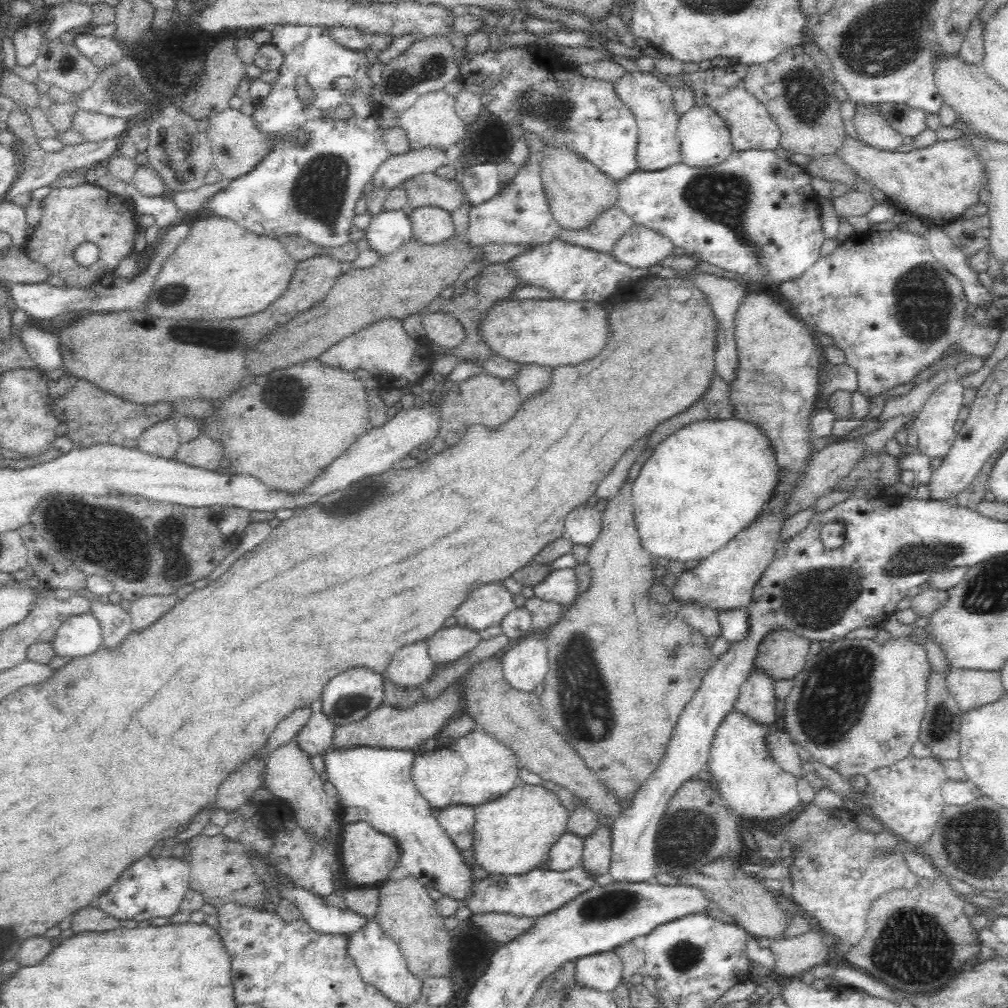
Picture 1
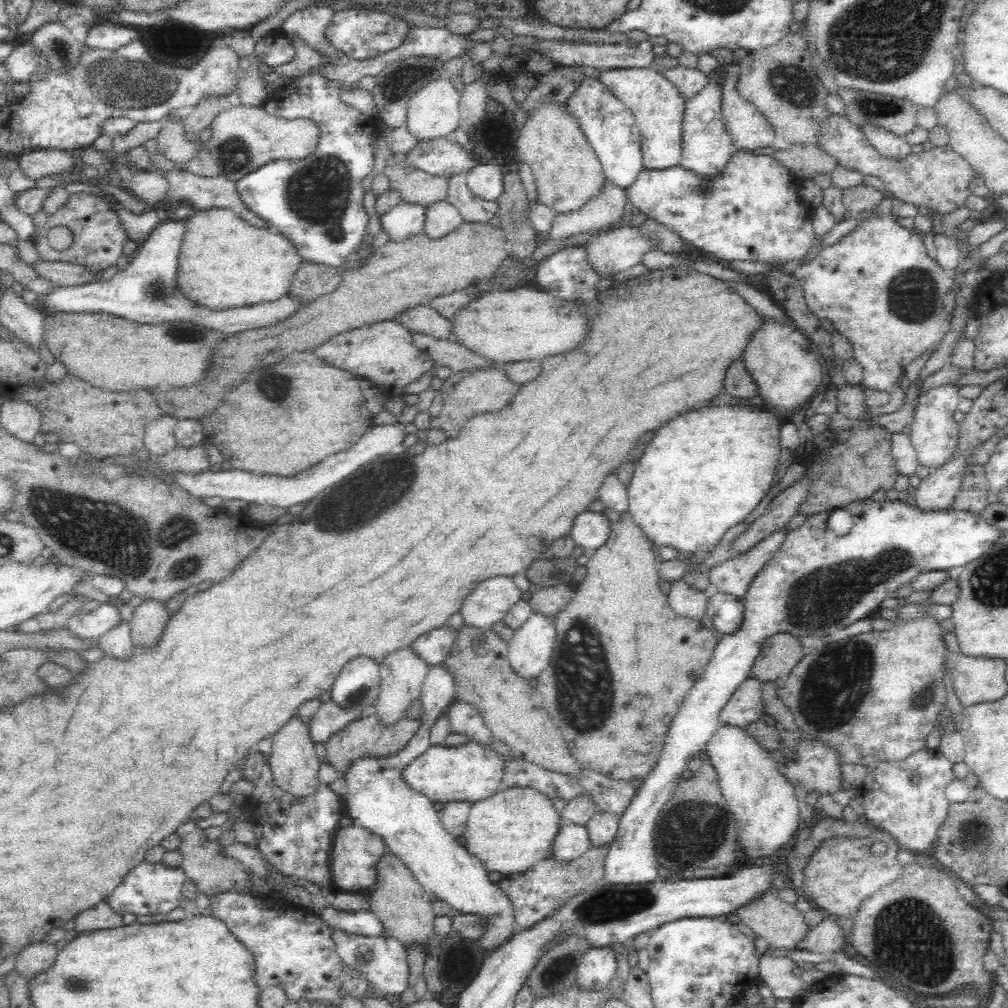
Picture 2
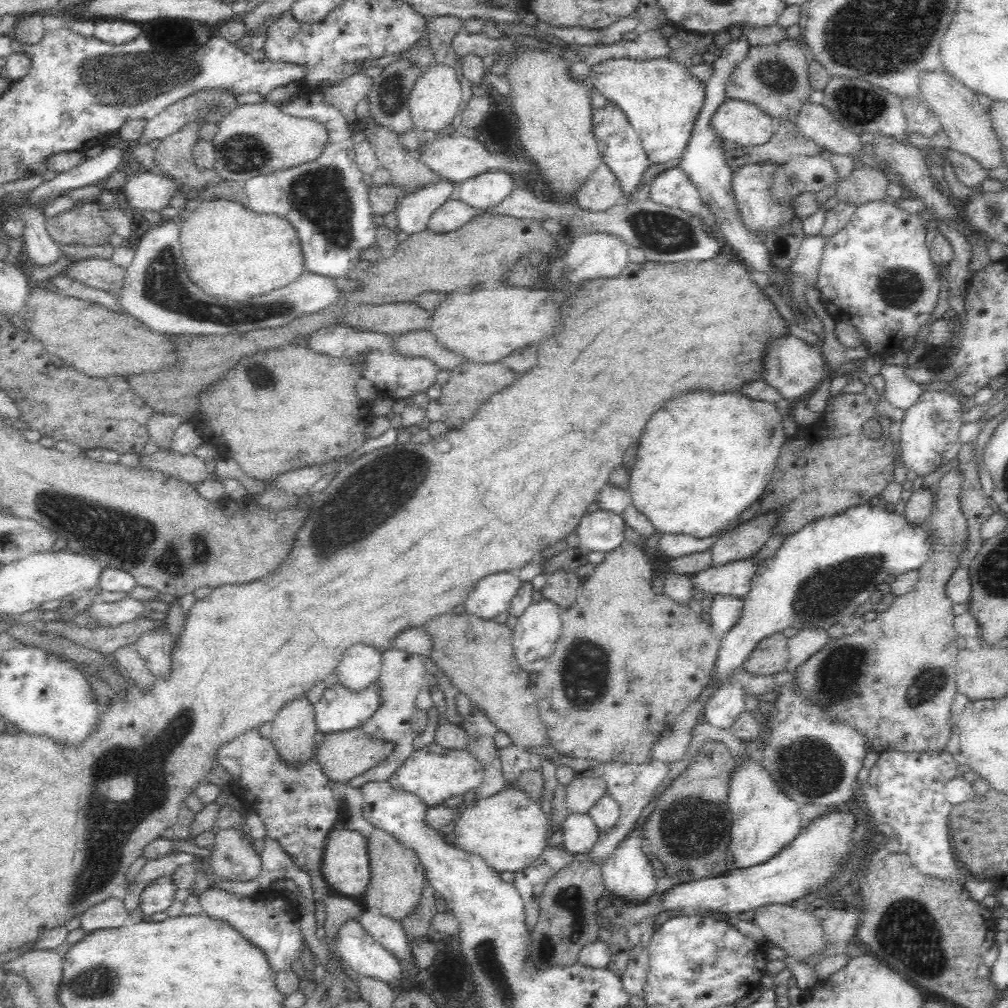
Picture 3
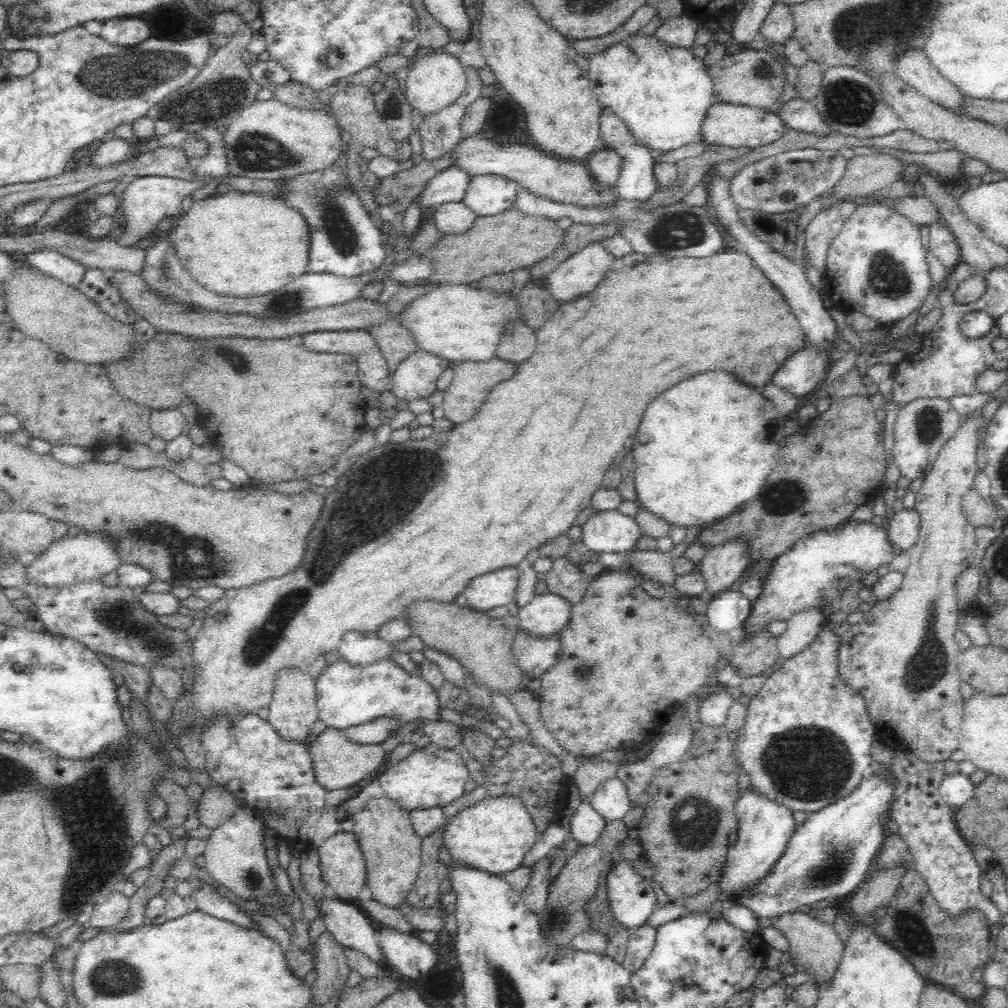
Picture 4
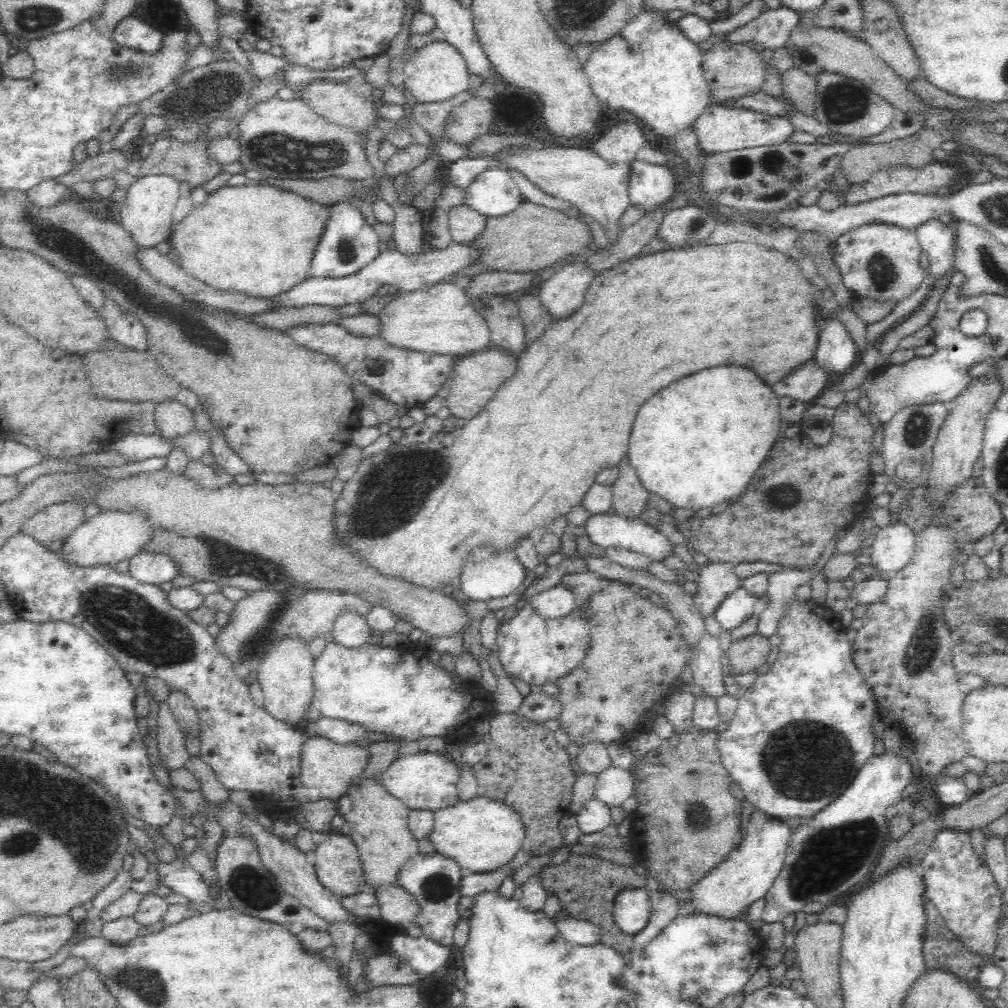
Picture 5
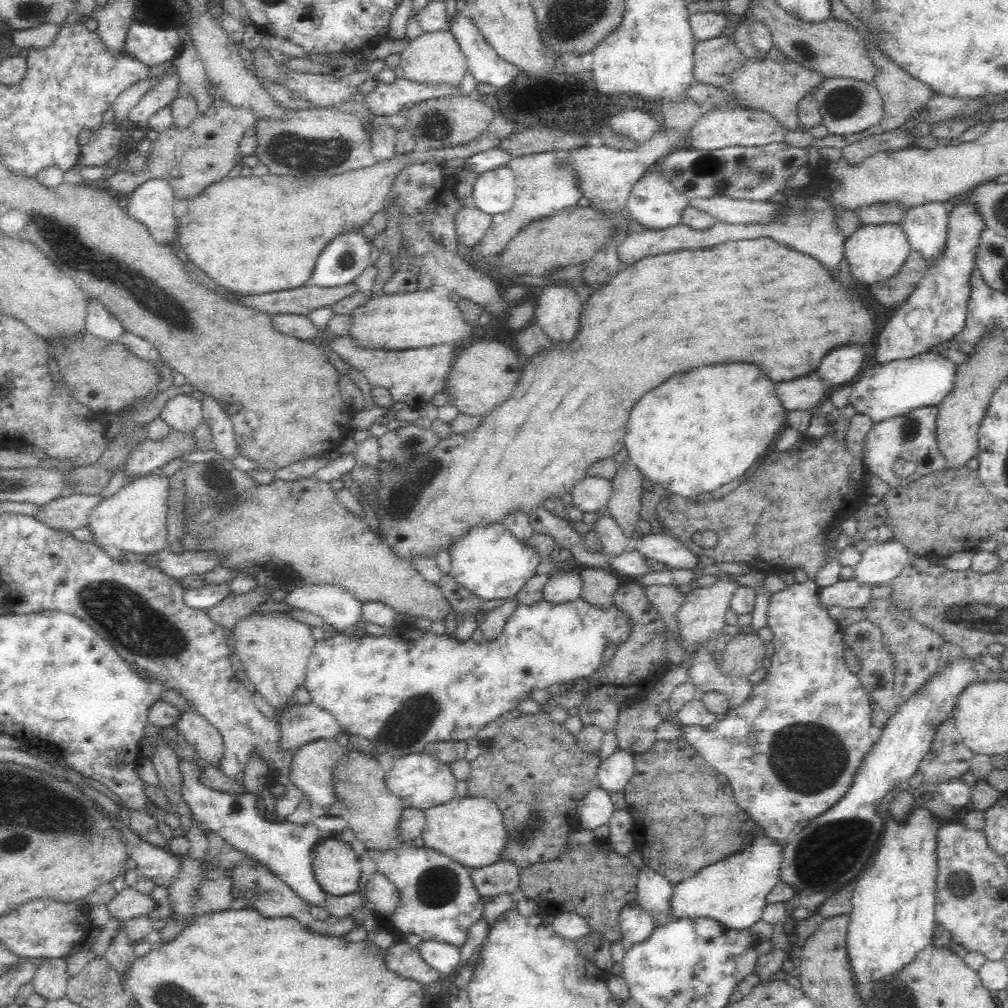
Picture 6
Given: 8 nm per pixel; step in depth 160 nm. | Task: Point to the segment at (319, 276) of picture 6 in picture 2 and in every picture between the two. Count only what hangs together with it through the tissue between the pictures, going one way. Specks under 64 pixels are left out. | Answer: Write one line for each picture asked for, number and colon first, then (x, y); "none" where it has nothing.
2: (318, 202)
3: (326, 200)
4: (344, 240)
5: (349, 244)

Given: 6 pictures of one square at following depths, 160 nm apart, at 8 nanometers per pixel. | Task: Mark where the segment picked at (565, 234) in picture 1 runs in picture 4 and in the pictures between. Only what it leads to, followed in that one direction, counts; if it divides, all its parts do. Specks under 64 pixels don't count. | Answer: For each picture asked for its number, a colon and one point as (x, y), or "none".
2: (606, 206)
3: (600, 190)
4: (605, 163)

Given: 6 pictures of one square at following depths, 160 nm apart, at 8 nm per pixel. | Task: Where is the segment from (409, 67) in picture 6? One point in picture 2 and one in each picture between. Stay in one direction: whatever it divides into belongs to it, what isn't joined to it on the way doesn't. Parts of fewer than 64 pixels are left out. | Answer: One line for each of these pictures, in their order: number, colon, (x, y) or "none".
2: (433, 112)
3: (434, 99)
4: (435, 80)
5: (437, 71)

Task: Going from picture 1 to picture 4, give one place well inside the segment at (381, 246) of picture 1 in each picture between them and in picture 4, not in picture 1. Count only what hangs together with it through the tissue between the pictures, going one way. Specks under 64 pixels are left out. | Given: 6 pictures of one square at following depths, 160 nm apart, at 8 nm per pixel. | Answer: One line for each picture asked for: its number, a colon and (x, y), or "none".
2: (406, 219)
3: (413, 213)
4: (449, 185)

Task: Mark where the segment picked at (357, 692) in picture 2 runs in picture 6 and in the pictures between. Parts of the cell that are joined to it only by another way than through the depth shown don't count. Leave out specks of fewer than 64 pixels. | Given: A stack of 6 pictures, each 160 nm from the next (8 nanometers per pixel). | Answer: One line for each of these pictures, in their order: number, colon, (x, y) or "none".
3: (360, 663)
4: (360, 647)
5: (350, 627)
6: (334, 604)

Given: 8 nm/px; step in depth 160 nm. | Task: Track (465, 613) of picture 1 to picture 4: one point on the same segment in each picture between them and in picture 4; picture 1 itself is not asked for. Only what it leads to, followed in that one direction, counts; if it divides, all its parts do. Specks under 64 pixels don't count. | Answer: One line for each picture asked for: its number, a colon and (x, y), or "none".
2: (488, 603)
3: (492, 594)
4: (497, 588)

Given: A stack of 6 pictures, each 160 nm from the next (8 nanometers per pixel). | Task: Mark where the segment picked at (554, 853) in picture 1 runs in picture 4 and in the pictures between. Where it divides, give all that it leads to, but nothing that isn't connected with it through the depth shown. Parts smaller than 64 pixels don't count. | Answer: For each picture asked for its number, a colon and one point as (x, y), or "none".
2: (572, 840)
3: (580, 834)
4: (587, 824)

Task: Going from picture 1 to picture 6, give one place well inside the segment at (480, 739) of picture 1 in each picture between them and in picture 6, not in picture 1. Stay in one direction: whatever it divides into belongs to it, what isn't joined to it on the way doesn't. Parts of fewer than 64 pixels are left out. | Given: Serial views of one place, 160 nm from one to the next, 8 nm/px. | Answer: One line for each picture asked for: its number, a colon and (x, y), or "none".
2: (471, 772)
3: (433, 773)
4: (431, 777)
5: (425, 780)
6: (421, 782)

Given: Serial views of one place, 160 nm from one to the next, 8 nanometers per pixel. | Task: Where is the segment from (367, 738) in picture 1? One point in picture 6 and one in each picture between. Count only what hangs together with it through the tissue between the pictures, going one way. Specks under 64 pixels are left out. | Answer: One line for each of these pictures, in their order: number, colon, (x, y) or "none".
2: (365, 739)
3: (344, 755)
4: (337, 763)
5: (325, 767)
6: (311, 768)

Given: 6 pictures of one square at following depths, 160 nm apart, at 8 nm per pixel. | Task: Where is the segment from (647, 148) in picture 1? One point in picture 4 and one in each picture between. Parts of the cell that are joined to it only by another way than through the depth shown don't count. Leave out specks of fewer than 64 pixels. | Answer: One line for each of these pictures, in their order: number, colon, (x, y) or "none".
2: (658, 107)
3: (661, 98)
4: (662, 92)

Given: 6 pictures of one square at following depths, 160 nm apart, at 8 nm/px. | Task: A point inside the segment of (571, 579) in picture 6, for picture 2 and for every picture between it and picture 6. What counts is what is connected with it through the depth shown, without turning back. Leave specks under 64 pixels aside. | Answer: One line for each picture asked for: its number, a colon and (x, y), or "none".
2: (530, 649)
3: (537, 628)
4: (547, 613)
5: (558, 600)

